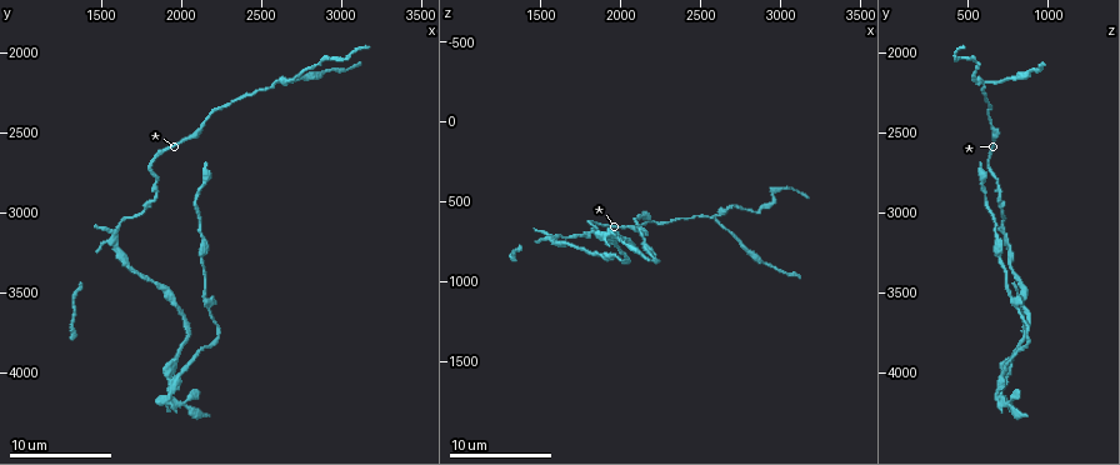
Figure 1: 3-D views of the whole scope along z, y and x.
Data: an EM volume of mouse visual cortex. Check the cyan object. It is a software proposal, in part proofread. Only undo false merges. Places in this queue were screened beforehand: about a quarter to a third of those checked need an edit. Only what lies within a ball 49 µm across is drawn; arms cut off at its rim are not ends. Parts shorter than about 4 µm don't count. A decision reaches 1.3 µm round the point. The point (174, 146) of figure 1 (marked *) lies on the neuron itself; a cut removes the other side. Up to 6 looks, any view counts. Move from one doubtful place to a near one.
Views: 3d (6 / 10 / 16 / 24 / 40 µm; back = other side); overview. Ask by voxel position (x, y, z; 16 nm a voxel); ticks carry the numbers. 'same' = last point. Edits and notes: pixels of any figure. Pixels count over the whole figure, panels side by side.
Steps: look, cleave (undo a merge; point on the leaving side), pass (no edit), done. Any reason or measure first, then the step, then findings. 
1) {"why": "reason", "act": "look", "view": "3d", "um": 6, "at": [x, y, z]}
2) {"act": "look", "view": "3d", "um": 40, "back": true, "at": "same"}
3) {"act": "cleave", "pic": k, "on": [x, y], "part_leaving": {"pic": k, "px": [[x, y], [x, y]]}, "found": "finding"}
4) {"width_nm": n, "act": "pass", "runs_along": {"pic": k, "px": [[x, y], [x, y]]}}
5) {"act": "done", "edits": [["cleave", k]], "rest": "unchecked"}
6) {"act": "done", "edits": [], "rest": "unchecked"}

{"why": "thick turns thin", "act": "look", "view": "3d", "um": 16, "at": [2140, 2440, 660]}

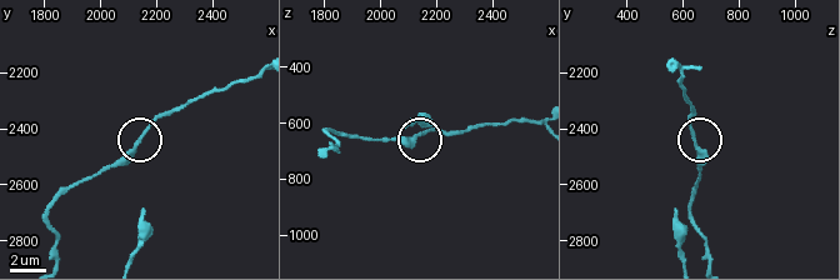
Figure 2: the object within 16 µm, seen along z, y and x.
{"act": "pass", "found": "one neuron here"}

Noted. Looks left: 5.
{"why": "a fork", "act": "look", "view": "3d", "um": 16, "at": [2580, 2180, 600]}

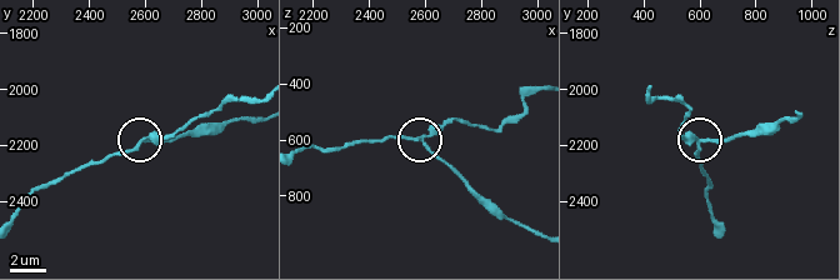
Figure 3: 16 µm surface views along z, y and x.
{"arms": 3, "act": "cleave", "pic": 3, "on": [443, 161], "found": "a second neuron is stuck on"}

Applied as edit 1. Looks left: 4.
{"act": "look", "view": "overview"}

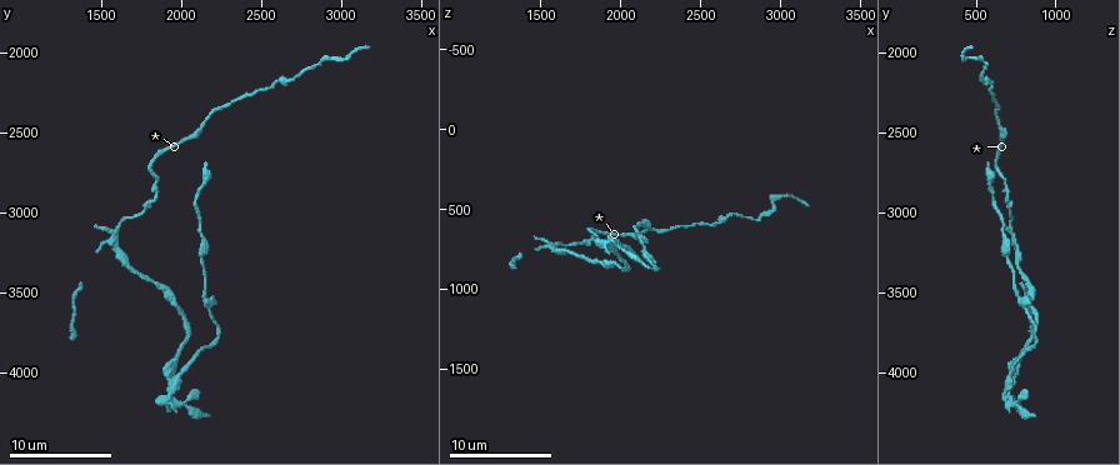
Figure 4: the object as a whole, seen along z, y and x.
{"act": "look", "view": "3d", "um": 10, "at": [1540, 3200, 720]}

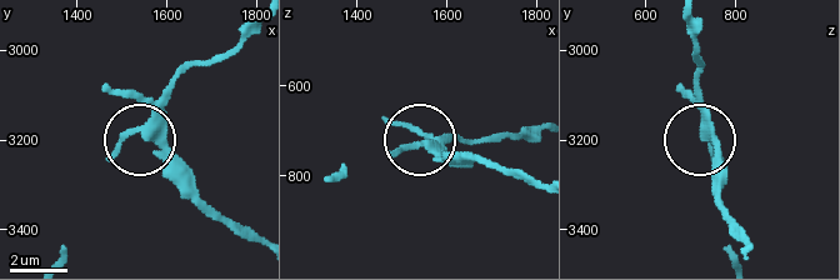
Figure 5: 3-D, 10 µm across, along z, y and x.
{"width_nm": 310, "act": "cleave", "pic": 5, "on": [174, 155], "part_leaving": {"pic": 5, "px": [[154, 119], [175, 174], [254, 234]]}, "found": "a second neuron is stuck on"}

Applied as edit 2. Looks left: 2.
{"act": "done", "edits": [["cleave", 3], ["cleave", 5]], "rest": "unchecked"}

